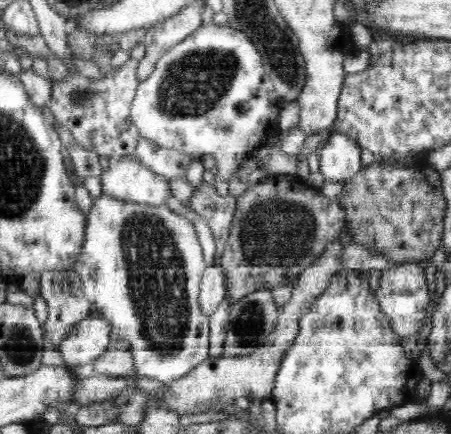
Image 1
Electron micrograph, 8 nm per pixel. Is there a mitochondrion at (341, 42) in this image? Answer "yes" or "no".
no

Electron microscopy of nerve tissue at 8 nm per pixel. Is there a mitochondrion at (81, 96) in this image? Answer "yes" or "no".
yes

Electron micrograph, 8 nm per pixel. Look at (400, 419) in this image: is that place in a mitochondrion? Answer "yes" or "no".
no

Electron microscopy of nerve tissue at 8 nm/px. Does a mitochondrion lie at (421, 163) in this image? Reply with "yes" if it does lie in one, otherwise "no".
no

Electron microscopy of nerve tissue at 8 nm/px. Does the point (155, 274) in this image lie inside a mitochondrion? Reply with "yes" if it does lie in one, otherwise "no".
yes

